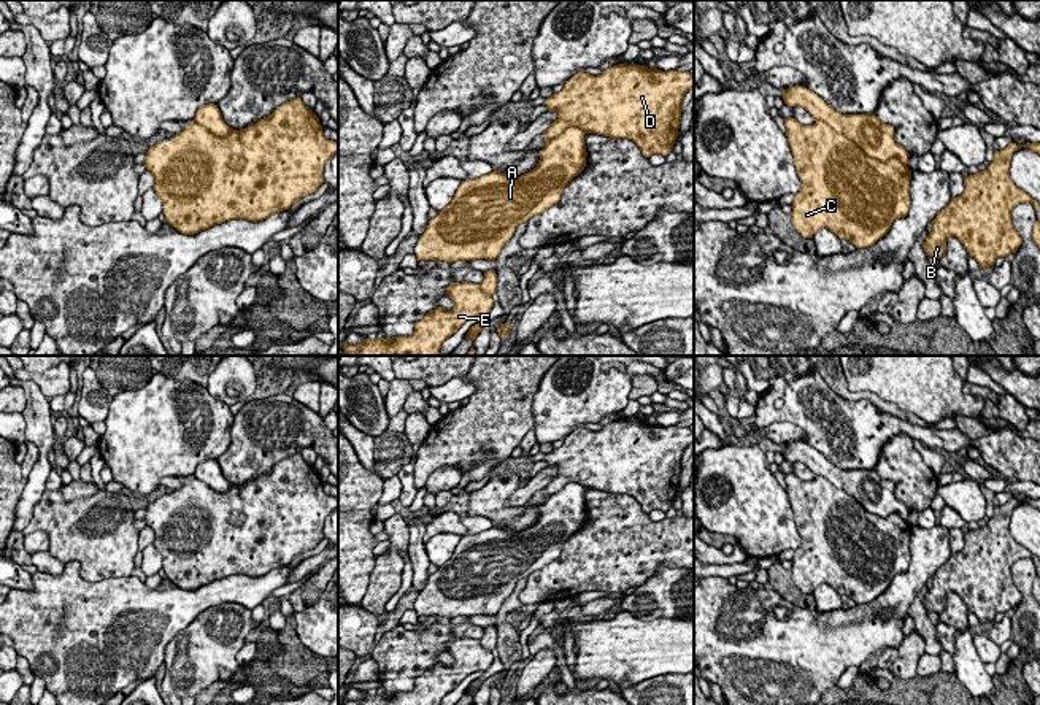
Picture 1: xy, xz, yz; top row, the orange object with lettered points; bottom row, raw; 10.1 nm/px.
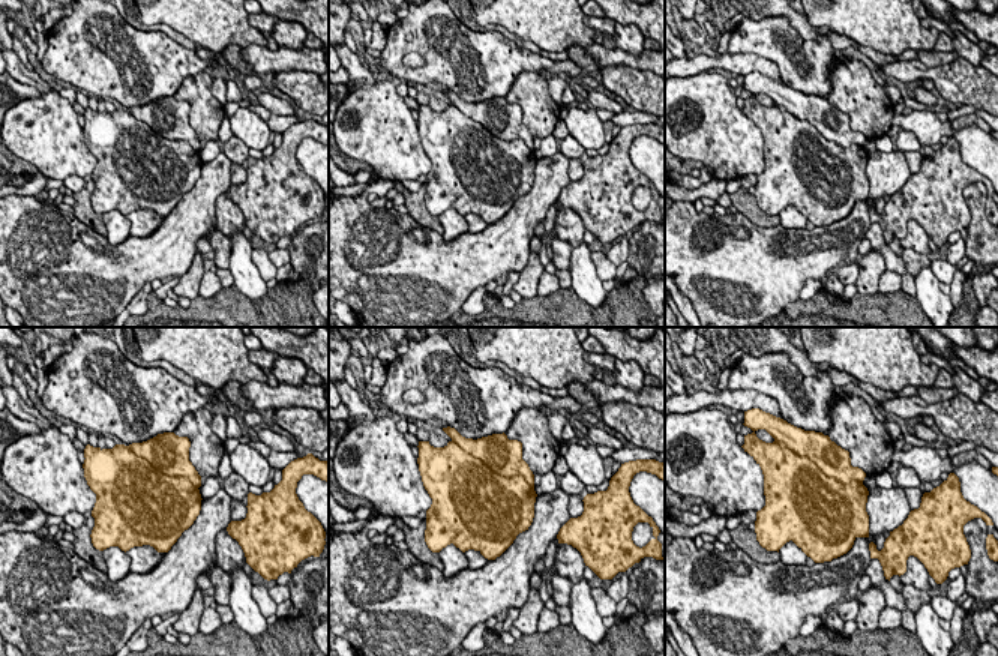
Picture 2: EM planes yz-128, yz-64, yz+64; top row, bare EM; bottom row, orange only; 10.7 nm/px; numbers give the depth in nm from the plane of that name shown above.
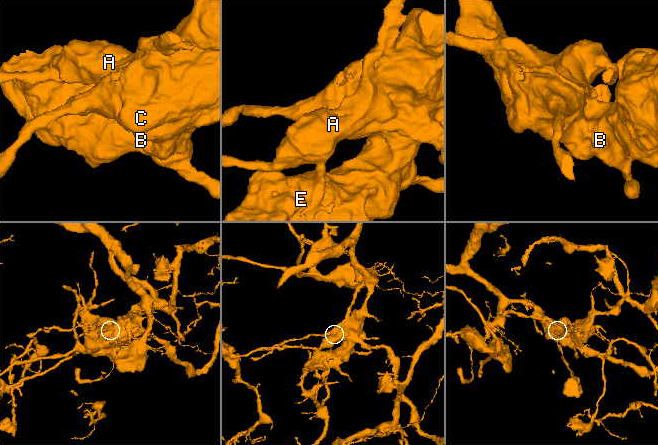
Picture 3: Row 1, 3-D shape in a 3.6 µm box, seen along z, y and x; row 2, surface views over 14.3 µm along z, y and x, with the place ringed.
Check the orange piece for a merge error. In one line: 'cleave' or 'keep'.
cleave

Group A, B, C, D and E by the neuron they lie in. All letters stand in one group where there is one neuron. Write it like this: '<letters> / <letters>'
A / B C D E

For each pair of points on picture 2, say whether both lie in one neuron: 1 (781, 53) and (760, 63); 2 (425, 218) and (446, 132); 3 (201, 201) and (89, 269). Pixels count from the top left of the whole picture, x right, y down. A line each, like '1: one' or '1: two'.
1: two
2: one
3: one

